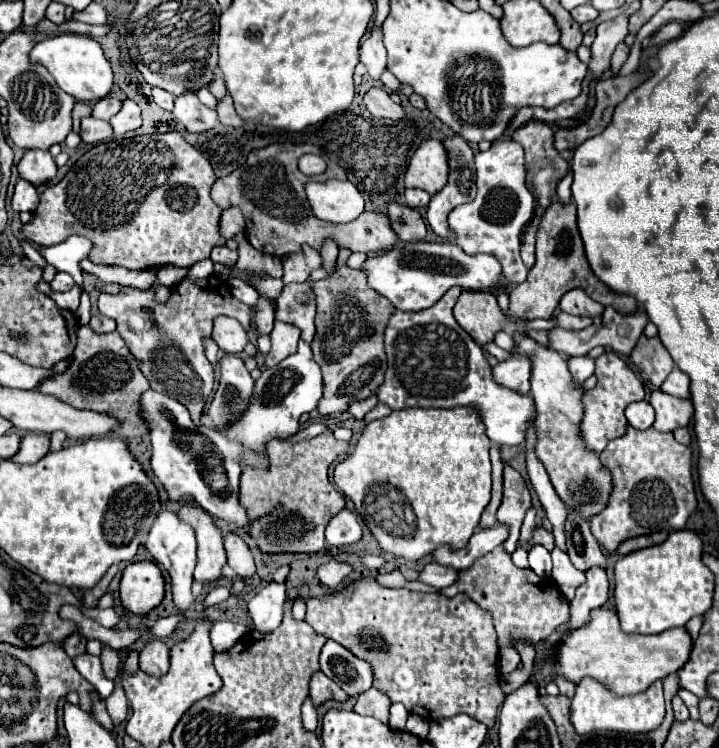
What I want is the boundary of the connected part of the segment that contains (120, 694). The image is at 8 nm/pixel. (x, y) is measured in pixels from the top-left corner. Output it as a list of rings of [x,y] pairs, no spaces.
[[[115,678],[115,692],[105,700],[105,706],[107,706],[107,712],[113,720],[113,724],[121,724],[125,718],[127,718],[127,712],[129,712],[129,702],[125,698],[125,692],[119,684],[119,678]]]

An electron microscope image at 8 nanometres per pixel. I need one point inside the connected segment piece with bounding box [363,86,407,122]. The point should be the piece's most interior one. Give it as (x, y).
(377, 101)

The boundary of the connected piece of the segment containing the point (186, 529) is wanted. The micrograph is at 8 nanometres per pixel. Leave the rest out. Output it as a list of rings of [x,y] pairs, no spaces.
[[[161,510],[149,536],[145,542],[145,548],[153,554],[153,558],[169,572],[171,576],[171,590],[173,590],[173,602],[181,612],[185,612],[193,604],[191,596],[191,584],[193,584],[193,570],[195,570],[195,532],[189,524],[179,520],[179,516],[171,510]]]

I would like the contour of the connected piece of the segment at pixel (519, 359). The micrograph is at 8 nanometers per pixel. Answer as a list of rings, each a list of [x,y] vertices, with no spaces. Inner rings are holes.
[[[511,356],[493,368],[493,378],[517,392],[529,392],[529,356]]]

